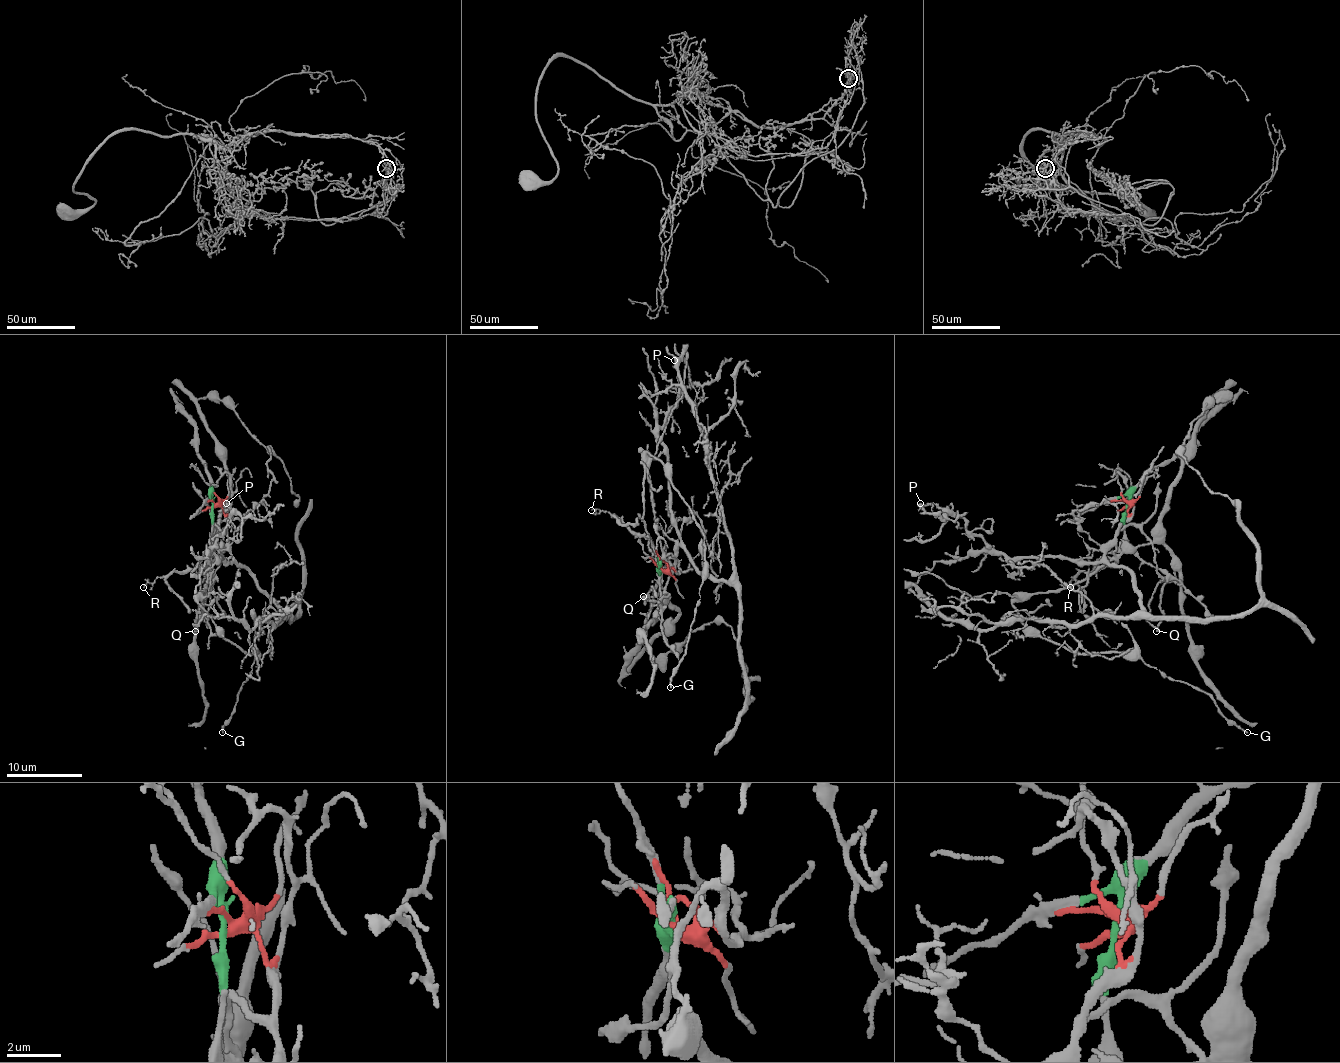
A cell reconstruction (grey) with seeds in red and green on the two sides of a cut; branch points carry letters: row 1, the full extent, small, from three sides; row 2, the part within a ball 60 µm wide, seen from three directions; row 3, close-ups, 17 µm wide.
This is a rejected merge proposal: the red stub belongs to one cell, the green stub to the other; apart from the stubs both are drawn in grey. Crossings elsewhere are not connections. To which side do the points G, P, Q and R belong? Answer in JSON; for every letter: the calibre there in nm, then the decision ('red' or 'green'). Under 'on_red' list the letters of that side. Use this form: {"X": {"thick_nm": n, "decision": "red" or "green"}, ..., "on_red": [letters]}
{"G": {"thick_nm": 160, "decision": "green"}, "P": {"thick_nm": 170, "decision": "red"}, "Q": {"thick_nm": 280, "decision": "green"}, "R": {"thick_nm": 70, "decision": "green"}, "on_red": ["P"]}

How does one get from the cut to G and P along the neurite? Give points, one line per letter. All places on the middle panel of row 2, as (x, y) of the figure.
G: (660, 567), (661, 550), (646, 451), (665, 467), (665, 476), (703, 535), (703, 577), (688, 643), (671, 687)
P: (661, 567), (671, 567), (675, 558), (667, 535), (669, 455), (658, 432), (677, 402), (675, 360)

